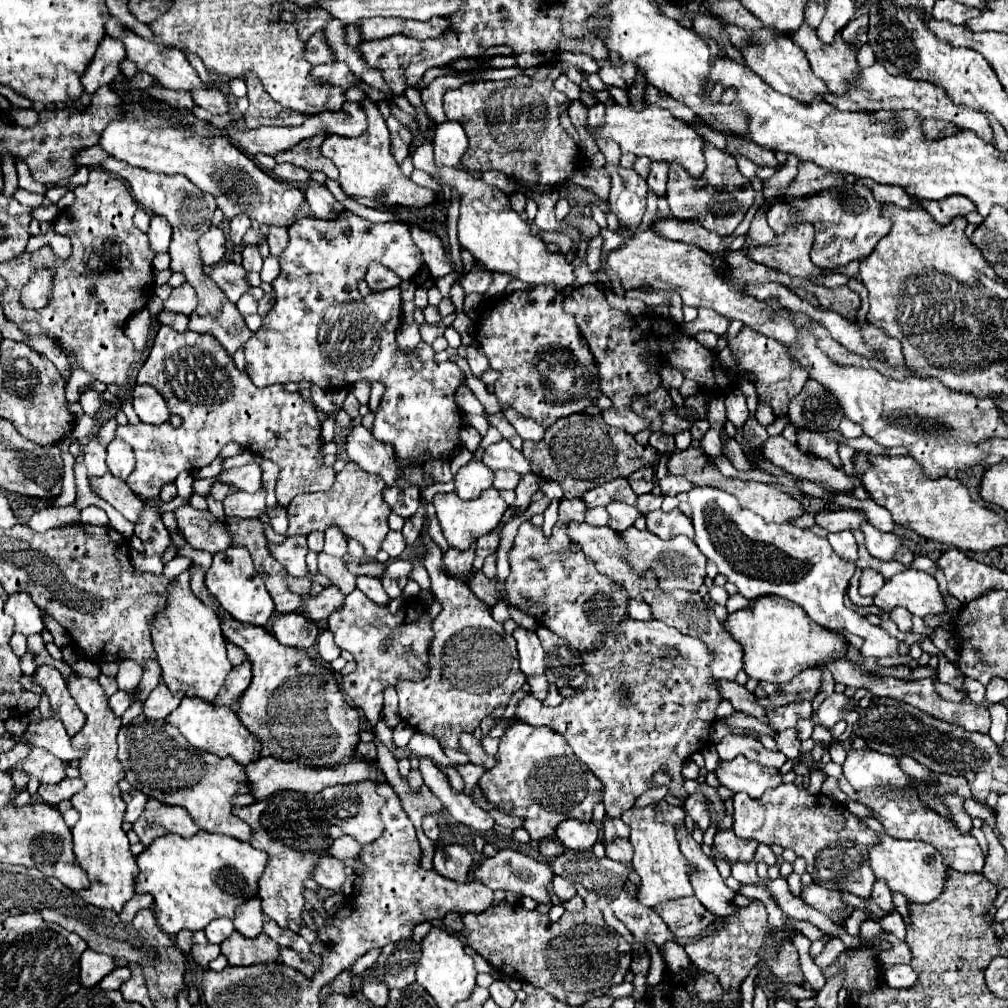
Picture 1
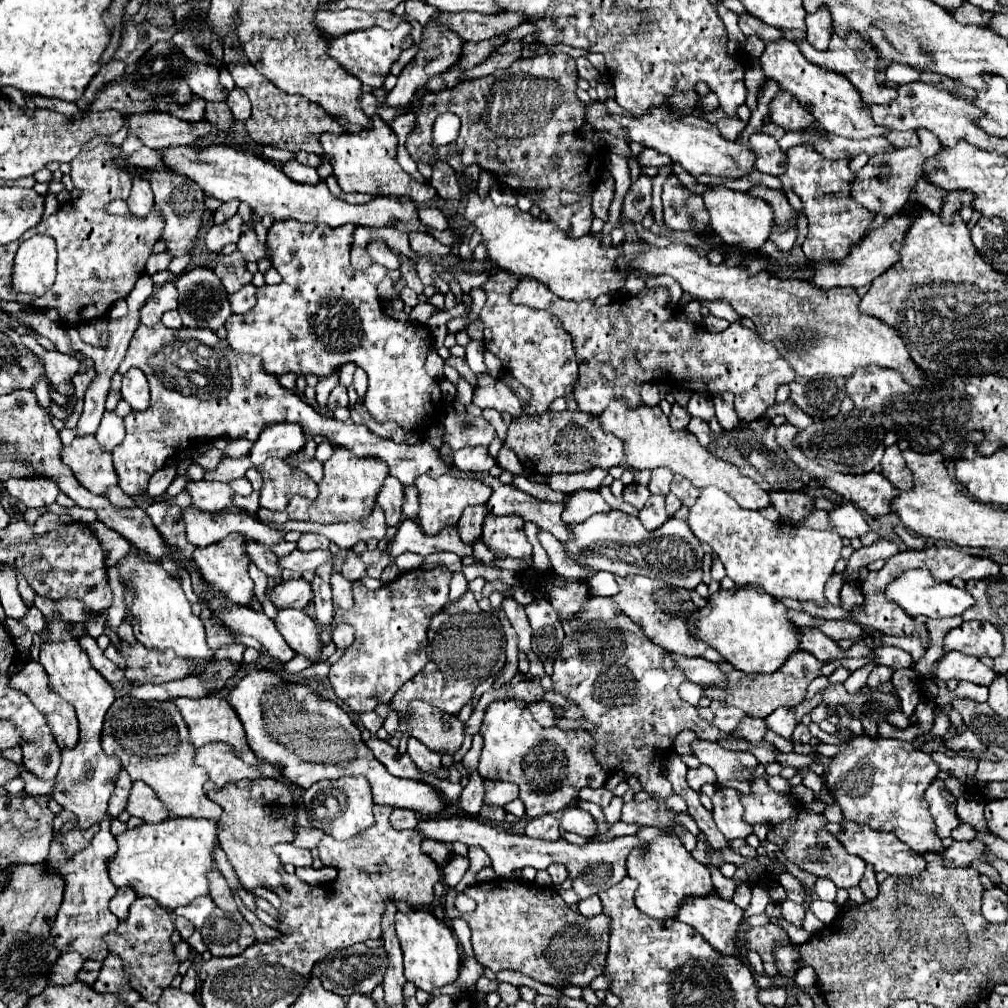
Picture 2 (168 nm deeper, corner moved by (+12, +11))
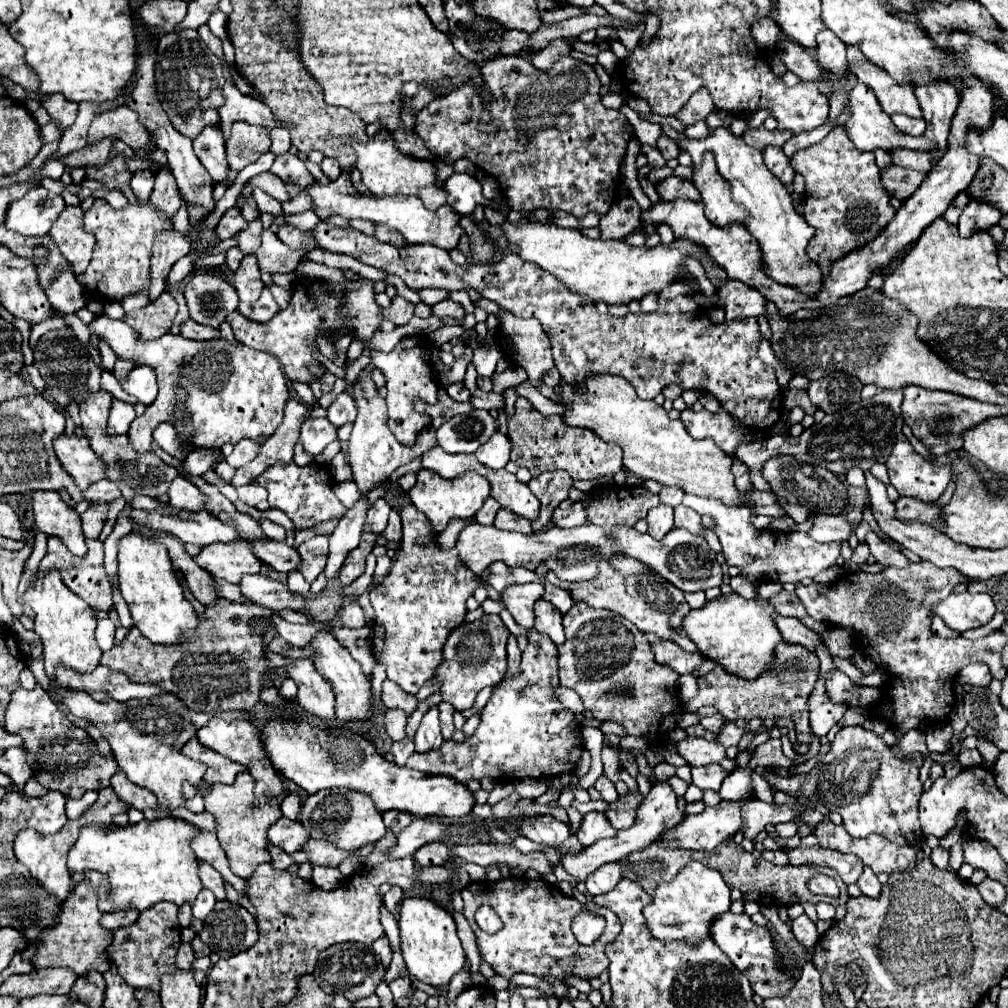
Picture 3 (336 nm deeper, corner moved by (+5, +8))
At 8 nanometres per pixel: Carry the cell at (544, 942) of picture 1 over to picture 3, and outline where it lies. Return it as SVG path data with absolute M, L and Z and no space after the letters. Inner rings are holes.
M521 876L521 878L505 878L499 882L489 882L489 880L469 882L461 890L461 896L465 902L463 912L477 936L481 958L487 960L493 966L493 970L503 978L511 978L513 974L519 974L519 972L527 972L535 976L545 976L549 972L557 978L565 978L565 974L577 974L585 980L599 976L609 964L603 950L617 936L617 932L621 932L619 918L611 910L597 906L595 902L585 902L581 906L577 898L565 896L557 886L545 880L529 880ZM481 904L491 904L501 916L503 928L497 934L487 934L477 926L475 910ZM581 910L597 912L607 920L605 932L591 946L579 944L571 934L571 920Z

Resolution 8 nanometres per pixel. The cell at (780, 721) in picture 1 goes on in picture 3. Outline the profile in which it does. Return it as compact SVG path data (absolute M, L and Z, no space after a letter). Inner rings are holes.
M713 714L713 716L701 718L701 720L699 720L699 724L701 724L705 730L709 730L709 732L717 734L717 732L721 730L721 726L723 726L723 716L719 716L719 714Z

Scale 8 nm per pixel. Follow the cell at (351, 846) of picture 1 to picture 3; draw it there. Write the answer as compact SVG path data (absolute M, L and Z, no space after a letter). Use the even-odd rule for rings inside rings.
M279 818L271 828L269 828L269 842L279 846L281 850L293 854L295 850L301 848L301 844L309 838L305 828L289 818Z

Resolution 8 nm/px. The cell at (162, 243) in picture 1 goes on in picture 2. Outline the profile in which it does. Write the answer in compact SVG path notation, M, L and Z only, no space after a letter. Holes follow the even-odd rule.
M134 177L132 193L130 193L126 203L130 207L130 213L134 213L138 217L146 217L152 211L152 207L154 207L154 195L152 195L150 183L146 179Z

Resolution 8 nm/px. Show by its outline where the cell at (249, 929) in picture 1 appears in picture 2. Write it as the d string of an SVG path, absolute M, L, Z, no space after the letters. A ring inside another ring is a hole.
M212 869L212 871L208 873L208 881L210 881L210 897L212 897L212 901L214 901L222 911L228 911L228 913L238 911L236 901L234 901L234 895L232 895L232 889L230 889L228 881L220 875L220 871Z

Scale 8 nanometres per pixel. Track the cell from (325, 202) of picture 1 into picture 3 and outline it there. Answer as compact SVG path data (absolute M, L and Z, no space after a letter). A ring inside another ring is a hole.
M291 152L277 156L275 164L271 166L271 172L279 176L285 184L297 184L299 188L307 188L315 182L311 172L305 168L305 164Z

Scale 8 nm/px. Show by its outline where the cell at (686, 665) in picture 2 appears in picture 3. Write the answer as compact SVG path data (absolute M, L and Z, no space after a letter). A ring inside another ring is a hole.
M651 638L651 646L653 646L653 652L655 652L655 658L661 664L671 666L679 674L691 674L705 660L699 652L685 652L673 640Z

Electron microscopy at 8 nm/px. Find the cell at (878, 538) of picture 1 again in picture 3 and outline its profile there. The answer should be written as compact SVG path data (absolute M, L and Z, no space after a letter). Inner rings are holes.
M809 514L813 518L813 526L809 536L817 542L833 542L847 540L853 534L853 528L847 524L845 516L827 516L827 514Z

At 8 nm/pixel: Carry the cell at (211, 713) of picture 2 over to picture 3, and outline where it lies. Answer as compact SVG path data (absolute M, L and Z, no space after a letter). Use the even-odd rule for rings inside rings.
M211 718L207 726L203 726L197 732L199 742L209 748L209 750L217 750L223 756L227 756L233 762L239 762L247 768L251 768L251 776L255 780L255 794L257 798L279 798L281 794L285 794L285 786L283 786L283 776L273 768L271 760L265 754L263 742L261 742L261 730L251 724L251 722L243 722L243 720L233 720L233 722L225 722L223 718Z

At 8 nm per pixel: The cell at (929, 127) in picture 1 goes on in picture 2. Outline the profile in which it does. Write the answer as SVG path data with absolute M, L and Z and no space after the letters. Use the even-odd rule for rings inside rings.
M890 131L886 135L886 139L892 143L892 145L898 145L898 147L908 147L908 145L918 145L918 135L916 131Z

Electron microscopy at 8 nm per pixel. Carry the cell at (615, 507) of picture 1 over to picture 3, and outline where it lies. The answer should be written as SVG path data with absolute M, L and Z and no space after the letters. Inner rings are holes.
M563 500L555 510L553 510L553 518L551 522L559 528L575 528L587 522L587 514L585 514L585 506L581 502L573 502L573 500Z

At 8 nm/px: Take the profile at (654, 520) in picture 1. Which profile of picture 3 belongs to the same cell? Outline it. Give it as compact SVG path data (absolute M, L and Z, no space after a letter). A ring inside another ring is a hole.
M659 504L659 506L655 506L655 508L649 510L649 514L647 514L645 520L649 524L649 530L647 532L655 540L661 540L673 528L673 508L669 508L665 504Z

